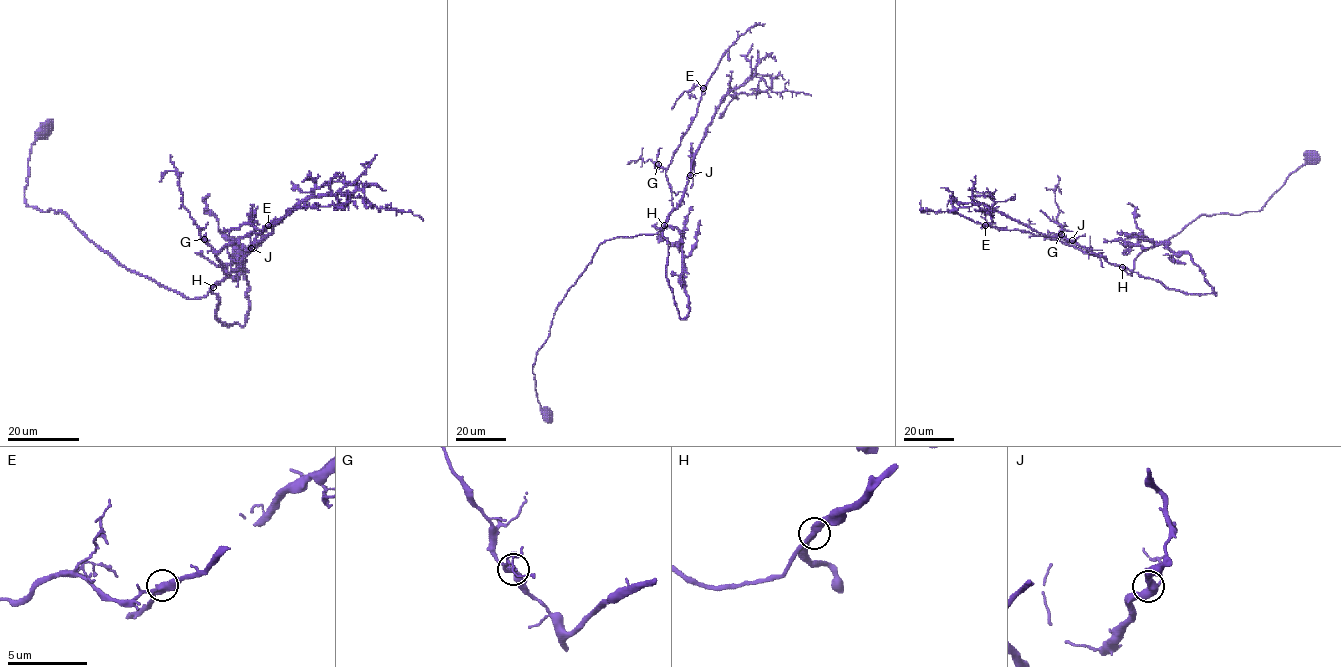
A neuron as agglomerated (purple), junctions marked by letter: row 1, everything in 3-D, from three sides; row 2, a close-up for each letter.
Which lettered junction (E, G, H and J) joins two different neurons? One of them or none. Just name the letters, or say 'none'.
none

